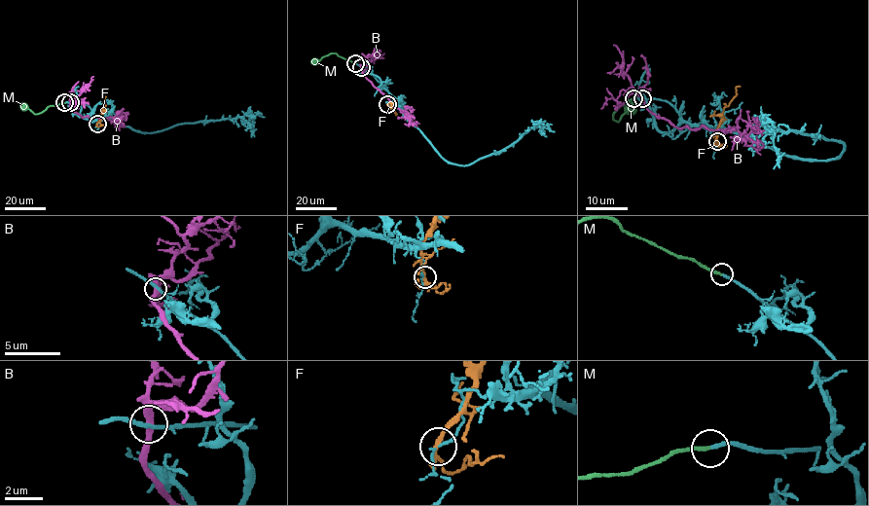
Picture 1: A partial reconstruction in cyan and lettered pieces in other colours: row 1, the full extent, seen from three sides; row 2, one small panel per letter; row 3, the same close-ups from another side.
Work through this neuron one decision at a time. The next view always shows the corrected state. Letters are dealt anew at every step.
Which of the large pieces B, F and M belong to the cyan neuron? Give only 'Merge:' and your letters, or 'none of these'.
Merge: M

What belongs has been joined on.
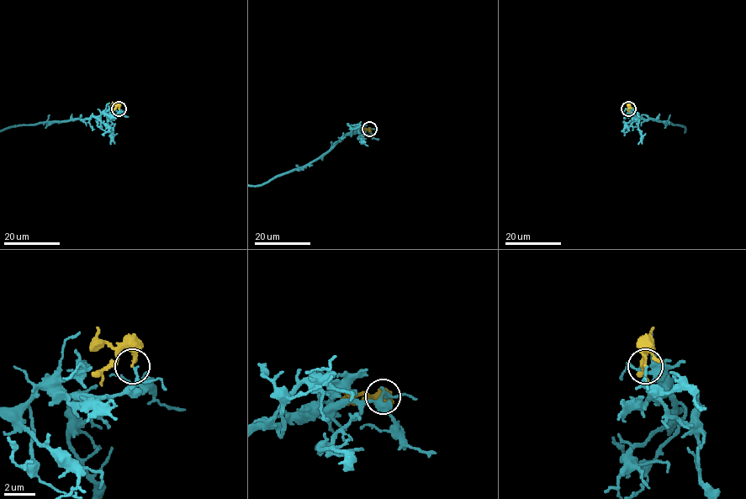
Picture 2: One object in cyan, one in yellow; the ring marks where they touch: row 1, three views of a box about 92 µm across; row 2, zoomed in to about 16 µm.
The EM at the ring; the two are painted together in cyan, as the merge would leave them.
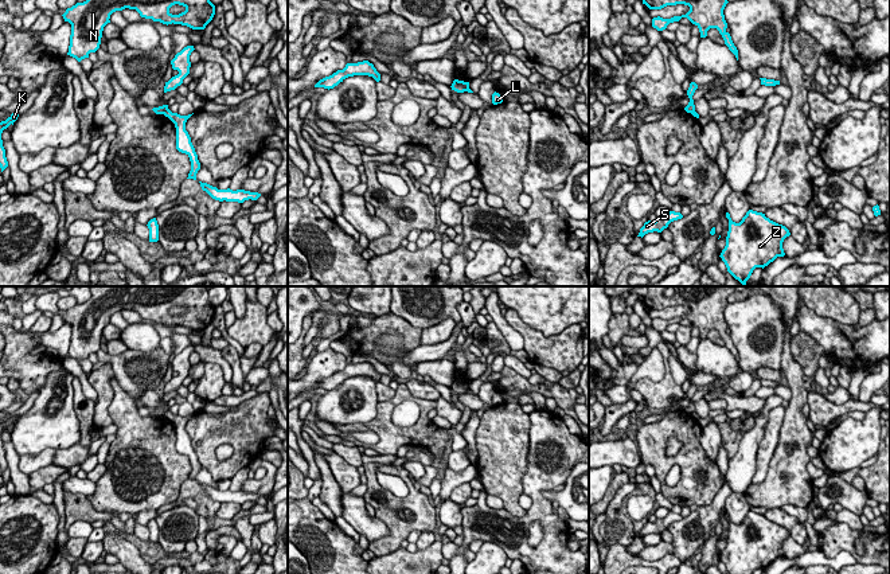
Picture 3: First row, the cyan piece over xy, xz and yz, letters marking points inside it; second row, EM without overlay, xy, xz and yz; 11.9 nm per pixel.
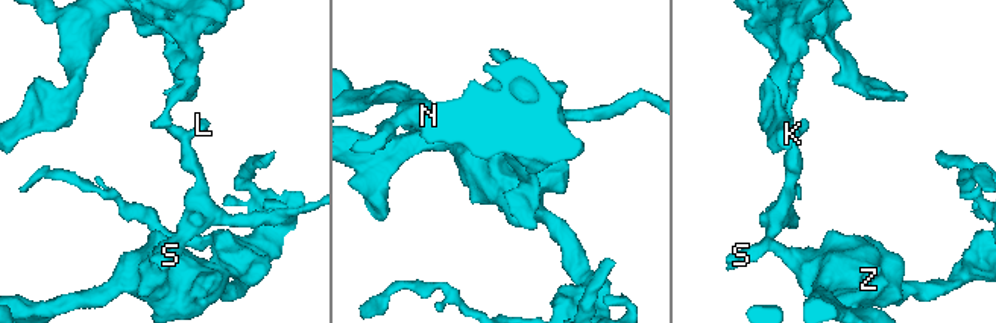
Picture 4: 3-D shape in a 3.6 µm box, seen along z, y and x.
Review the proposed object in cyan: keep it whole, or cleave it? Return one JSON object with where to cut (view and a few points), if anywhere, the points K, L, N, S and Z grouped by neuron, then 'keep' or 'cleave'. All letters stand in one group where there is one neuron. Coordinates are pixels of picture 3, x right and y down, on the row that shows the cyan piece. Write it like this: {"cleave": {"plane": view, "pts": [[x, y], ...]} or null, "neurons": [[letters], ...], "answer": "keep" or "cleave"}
{"cleave": {"plane": "xy", "pts": [[168, 109], [163, 113]]}, "neurons": [["K", "N"], ["L", "S", "Z"]], "answer": "cleave"}

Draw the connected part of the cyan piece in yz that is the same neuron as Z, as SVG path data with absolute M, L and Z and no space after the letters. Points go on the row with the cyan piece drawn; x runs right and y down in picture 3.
M749 210L739 223L733 222L729 212L726 212L726 218L729 219L729 231L726 246L719 257L725 262L727 272L742 285L746 285L746 281L756 268L764 269L777 257L785 255L782 242L791 233L785 226L778 224L766 218L765 214L753 210Z

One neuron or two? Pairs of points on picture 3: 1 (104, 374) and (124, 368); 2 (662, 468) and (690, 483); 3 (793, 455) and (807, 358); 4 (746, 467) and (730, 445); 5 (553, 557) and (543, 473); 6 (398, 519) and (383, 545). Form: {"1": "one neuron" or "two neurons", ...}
{"1": "two neurons", "2": "one neuron", "3": "two neurons", "4": "two neurons", "5": "one neuron", "6": "one neuron"}

